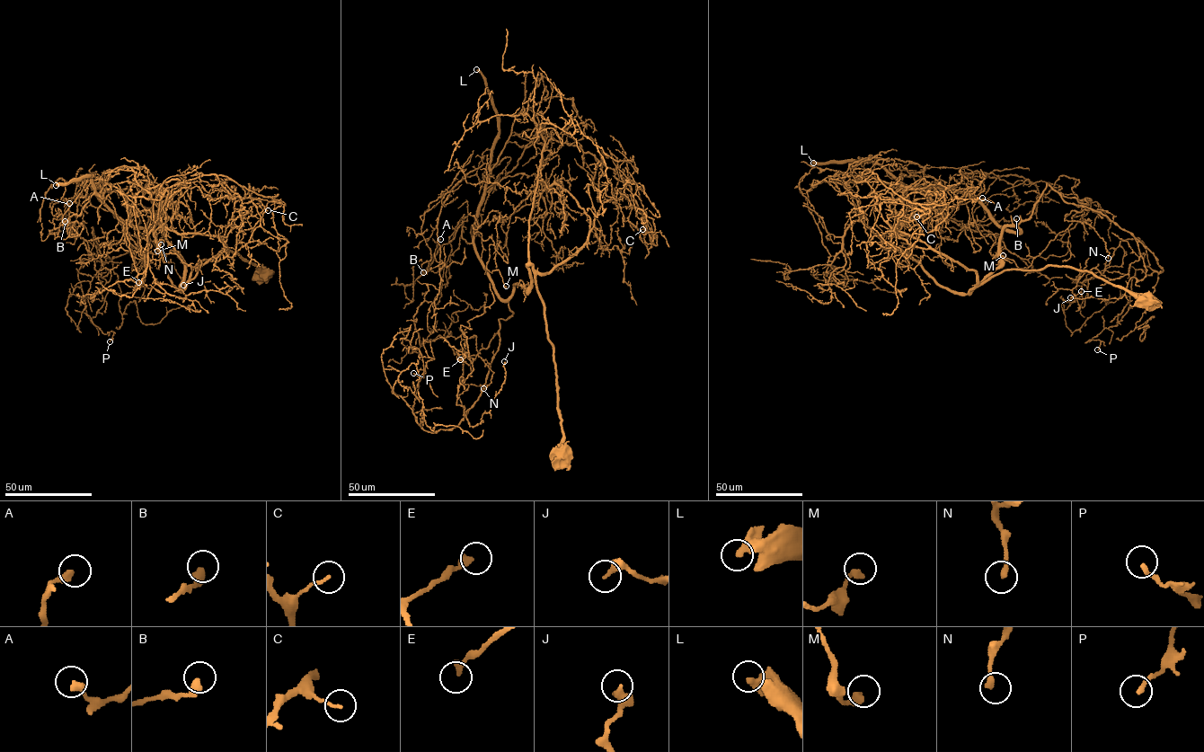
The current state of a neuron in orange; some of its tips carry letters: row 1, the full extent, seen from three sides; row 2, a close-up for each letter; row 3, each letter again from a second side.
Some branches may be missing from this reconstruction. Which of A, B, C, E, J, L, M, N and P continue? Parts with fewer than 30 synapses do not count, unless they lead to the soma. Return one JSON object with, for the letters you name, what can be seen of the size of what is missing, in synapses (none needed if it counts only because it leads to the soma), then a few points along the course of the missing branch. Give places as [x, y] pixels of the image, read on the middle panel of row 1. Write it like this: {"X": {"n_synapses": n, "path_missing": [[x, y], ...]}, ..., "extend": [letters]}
{"L": {"n_synapses": 1500}, "extend": ["L"]}

